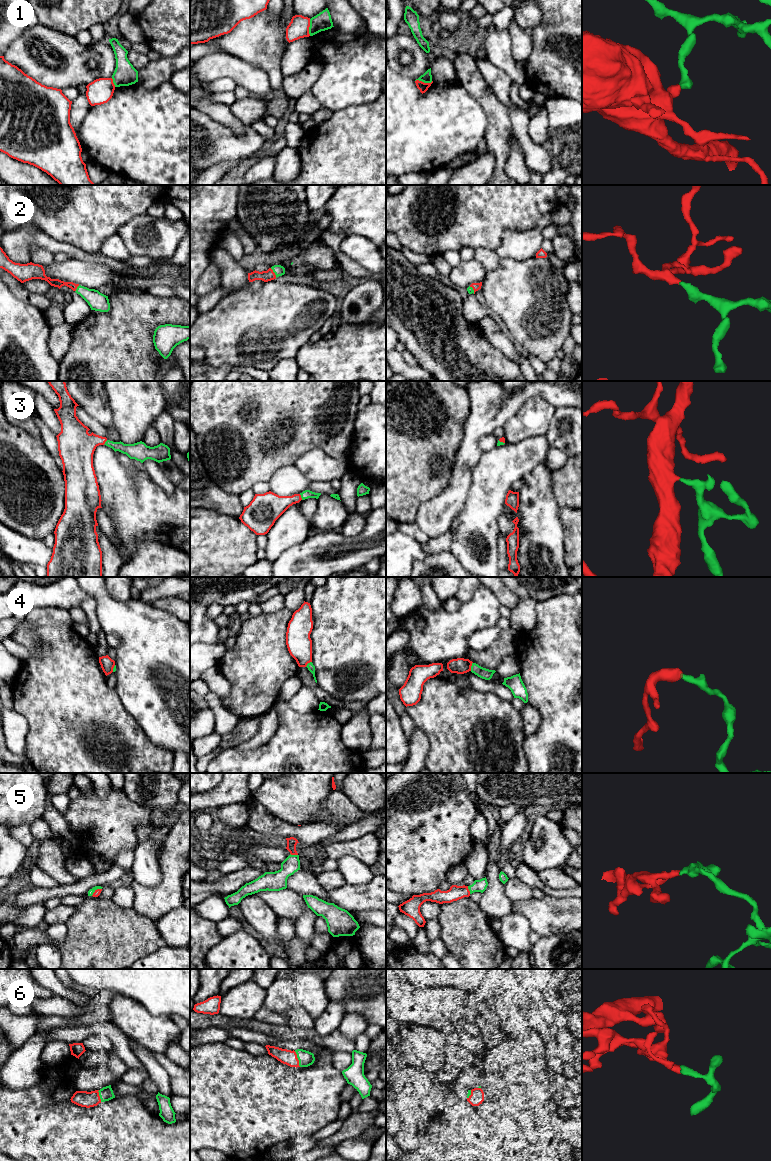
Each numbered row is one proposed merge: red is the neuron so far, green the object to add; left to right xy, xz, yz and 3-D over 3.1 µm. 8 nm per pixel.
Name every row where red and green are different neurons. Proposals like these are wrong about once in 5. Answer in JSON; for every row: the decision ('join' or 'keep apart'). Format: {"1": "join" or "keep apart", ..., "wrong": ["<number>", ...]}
{"1": "keep apart", "2": "join", "3": "join", "4": "keep apart", "5": "join", "6": "join", "wrong": ["1", "4"]}

